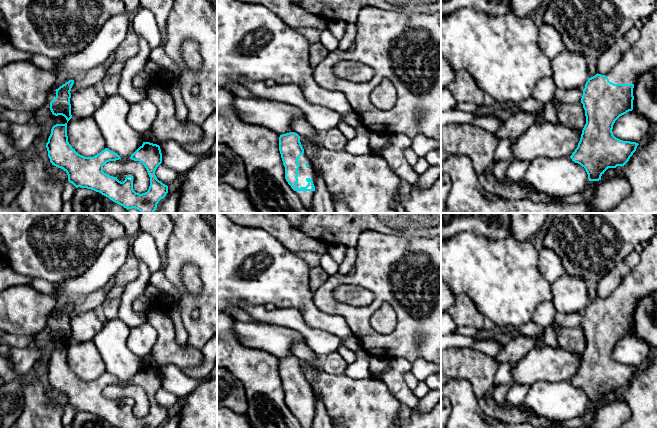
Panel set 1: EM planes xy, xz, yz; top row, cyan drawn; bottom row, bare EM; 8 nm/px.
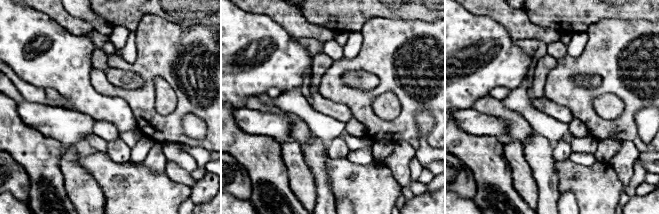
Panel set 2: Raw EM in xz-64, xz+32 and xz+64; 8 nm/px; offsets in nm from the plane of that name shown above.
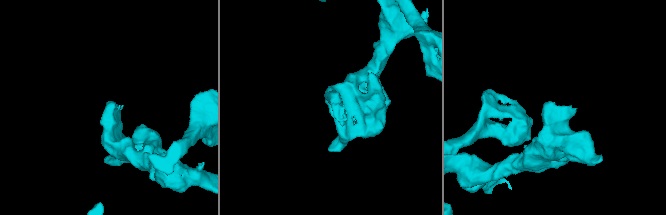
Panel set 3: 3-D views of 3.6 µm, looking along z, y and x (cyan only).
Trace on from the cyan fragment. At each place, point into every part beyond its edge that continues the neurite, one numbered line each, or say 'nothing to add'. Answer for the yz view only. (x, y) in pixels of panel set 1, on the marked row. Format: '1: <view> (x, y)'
1: yz (641, 57)

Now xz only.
1: xz (303, 172)

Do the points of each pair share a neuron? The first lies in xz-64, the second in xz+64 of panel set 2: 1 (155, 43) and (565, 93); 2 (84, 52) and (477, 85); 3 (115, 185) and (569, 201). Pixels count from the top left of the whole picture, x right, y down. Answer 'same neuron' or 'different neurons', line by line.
1: same neuron
2: same neuron
3: different neurons

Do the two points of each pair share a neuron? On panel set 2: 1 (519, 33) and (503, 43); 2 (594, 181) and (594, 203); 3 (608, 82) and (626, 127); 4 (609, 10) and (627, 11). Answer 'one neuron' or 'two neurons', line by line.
1: two neurons
2: one neuron
3: one neuron
4: one neuron

